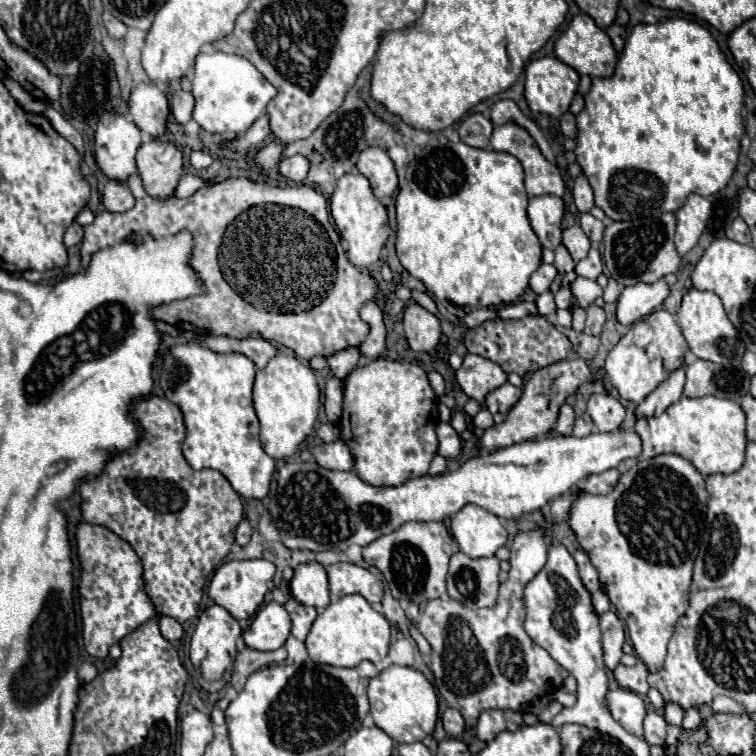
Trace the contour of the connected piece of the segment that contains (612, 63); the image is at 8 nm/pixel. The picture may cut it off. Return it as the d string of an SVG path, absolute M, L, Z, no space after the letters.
M578 13L572 23L568 25L568 29L556 39L554 45L556 57L564 63L568 63L572 69L576 69L580 75L594 75L594 77L610 77L614 73L618 55L614 51L614 45L610 41L610 37L594 23L594 19L586 13Z

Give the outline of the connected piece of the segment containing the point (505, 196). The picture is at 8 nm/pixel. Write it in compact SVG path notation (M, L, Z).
M434 141L426 145L418 155L412 157L408 169L406 169L406 187L400 189L396 197L396 221L398 221L398 237L396 237L396 253L402 263L402 267L416 279L420 279L426 285L426 291L434 295L436 299L446 299L458 307L498 307L498 305L510 305L520 301L520 297L528 289L530 275L540 267L542 263L542 247L536 239L536 233L532 231L532 225L528 223L528 197L524 189L524 169L520 161L508 153L492 151L492 149L476 149L466 143L452 143L452 141Z

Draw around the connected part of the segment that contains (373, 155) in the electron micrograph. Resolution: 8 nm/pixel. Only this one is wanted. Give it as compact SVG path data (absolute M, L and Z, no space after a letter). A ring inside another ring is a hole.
M380 147L364 149L358 157L356 167L370 181L372 191L378 199L392 195L396 191L398 175L396 175L392 159L388 157L388 153L384 149L380 149Z

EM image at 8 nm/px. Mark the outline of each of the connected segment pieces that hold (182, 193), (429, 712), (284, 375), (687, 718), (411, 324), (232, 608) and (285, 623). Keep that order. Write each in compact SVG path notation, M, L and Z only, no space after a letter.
M184 175L180 181L178 181L178 185L176 185L176 189L174 189L174 197L190 197L190 195L194 195L200 187L204 187L204 181L200 179L200 177L196 177L196 175Z
M390 665L380 675L376 675L368 685L370 697L370 713L374 717L376 727L388 733L396 743L414 743L422 741L426 735L434 731L438 719L438 699L430 681L412 667Z
M278 353L264 369L256 371L254 409L260 421L260 443L274 459L292 457L316 425L320 411L320 387L308 365Z
M688 709L688 713L684 715L684 723L682 723L682 729L684 729L684 731L692 731L692 729L700 727L700 723L702 723L702 717L700 717L698 709Z
M410 303L404 309L404 335L412 351L432 351L442 335L440 319L420 307L418 303Z
M250 559L250 561L226 561L224 565L220 565L210 581L208 587L208 595L214 599L214 603L218 603L220 607L224 607L234 619L250 619L258 607L264 601L264 595L268 591L266 583L274 577L274 563L266 561L266 559Z
M270 601L260 607L252 625L244 631L244 643L258 651L274 651L282 647L290 635L290 615L284 605Z

